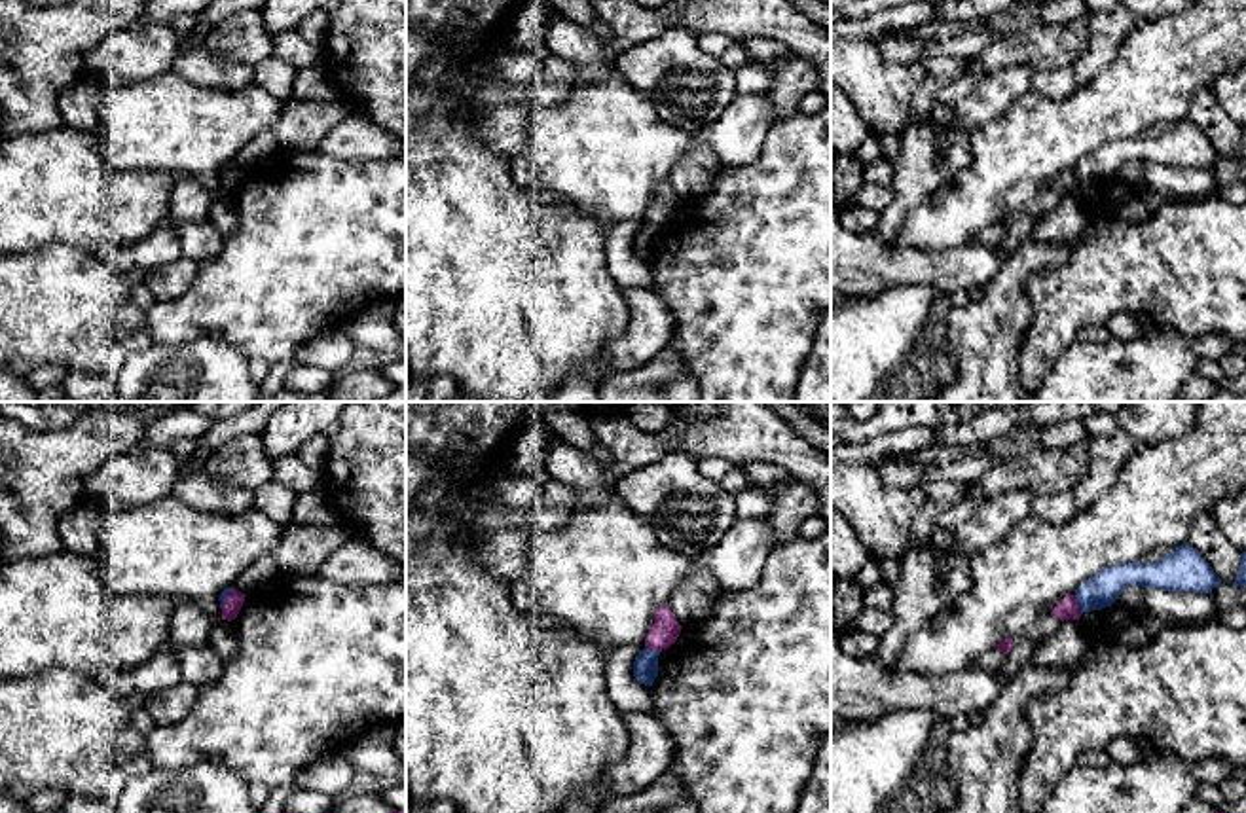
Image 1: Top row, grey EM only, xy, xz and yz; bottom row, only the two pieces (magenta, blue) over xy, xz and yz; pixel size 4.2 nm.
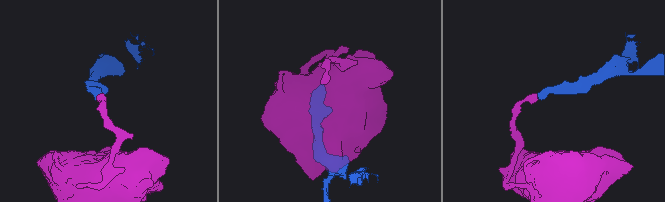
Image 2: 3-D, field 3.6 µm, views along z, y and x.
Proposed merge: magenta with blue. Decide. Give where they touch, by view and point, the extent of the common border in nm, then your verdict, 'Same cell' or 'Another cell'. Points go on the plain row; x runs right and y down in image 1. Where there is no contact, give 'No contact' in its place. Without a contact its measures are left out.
Touches magenta at yz (1078, 180). Shared border 90 nm. Another cell

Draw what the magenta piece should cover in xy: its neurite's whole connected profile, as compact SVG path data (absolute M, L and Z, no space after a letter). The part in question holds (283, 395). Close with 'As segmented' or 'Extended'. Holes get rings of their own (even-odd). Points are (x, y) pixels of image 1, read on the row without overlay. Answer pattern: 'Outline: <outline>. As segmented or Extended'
Outline: M279 390L275 394L260 394L254 402L338 402L330 390L300 392L300 390Z. As segmented

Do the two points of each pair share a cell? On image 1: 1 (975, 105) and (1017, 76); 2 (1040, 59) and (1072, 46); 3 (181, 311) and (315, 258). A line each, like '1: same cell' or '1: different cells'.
1: same cell
2: same cell
3: same cell

